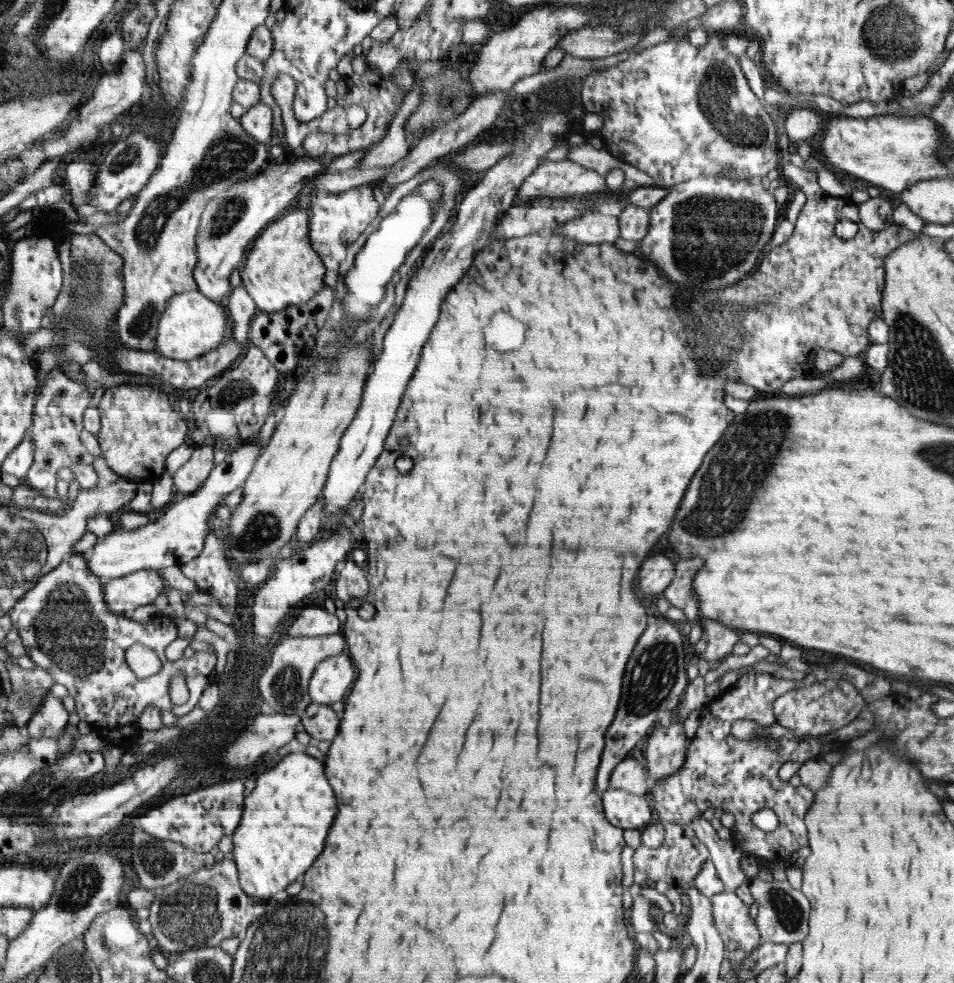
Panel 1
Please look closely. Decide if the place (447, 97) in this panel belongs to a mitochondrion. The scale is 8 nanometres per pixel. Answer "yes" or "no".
yes

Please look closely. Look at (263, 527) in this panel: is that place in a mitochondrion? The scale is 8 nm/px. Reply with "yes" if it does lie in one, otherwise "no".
yes

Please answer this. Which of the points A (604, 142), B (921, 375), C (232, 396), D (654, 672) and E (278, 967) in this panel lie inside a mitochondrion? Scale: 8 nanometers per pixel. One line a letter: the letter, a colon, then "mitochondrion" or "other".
A: other
B: mitochondrion
C: mitochondrion
D: mitochondrion
E: mitochondrion

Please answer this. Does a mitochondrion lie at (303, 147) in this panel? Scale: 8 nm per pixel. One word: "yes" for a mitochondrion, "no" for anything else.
no

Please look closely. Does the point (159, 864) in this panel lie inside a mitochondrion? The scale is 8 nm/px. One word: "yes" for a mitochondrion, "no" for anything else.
yes

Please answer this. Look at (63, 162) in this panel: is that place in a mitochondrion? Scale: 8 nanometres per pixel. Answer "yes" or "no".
no

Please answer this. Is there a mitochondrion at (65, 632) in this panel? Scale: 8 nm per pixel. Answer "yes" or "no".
yes

